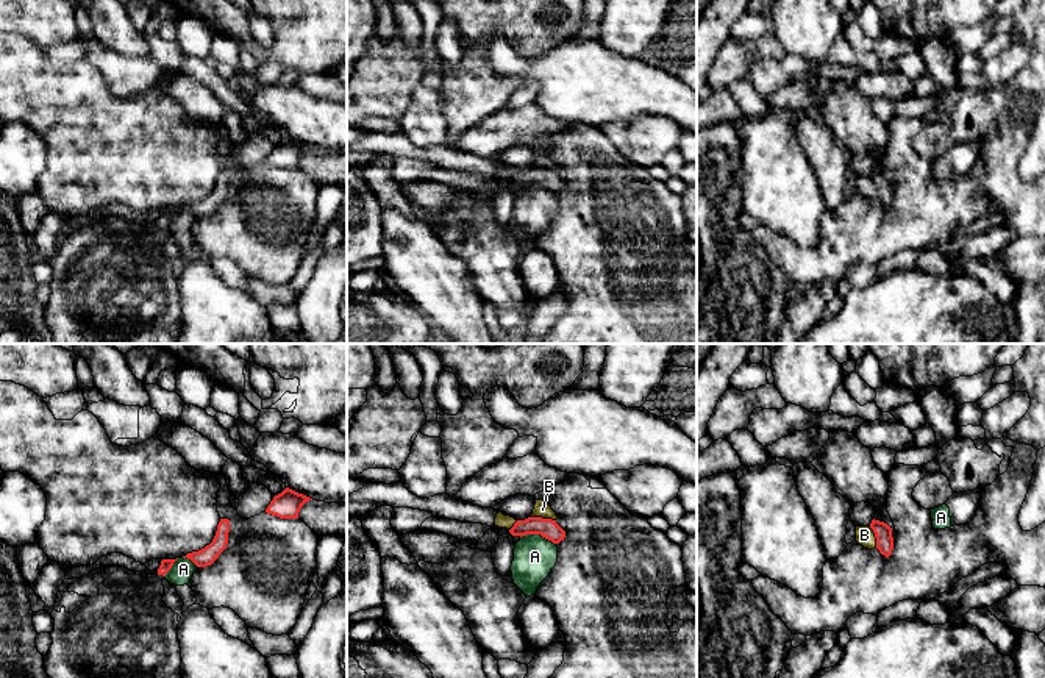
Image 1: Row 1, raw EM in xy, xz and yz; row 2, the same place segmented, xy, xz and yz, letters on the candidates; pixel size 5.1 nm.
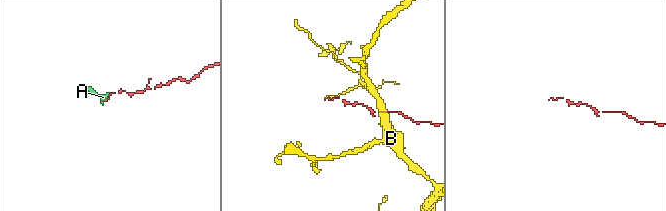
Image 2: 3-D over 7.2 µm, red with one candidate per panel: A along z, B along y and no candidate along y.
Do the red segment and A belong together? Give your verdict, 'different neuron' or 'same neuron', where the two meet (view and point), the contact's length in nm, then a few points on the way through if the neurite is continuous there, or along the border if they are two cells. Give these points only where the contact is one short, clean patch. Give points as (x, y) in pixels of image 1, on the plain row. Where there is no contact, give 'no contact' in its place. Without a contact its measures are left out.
different neuron | xz (538, 183) | 190 nm | along xz (520, 186), (541, 185), (555, 194)

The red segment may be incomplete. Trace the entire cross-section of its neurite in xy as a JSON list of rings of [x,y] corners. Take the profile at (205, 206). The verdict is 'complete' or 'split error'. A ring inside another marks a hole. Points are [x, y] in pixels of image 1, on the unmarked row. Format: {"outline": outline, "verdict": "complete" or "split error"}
{"outline": [[[220,169],[212,192],[198,202],[187,203],[183,208],[191,209],[197,217],[211,216],[219,208],[219,205],[226,198],[228,183],[230,170]]], "verdict": "complete"}

